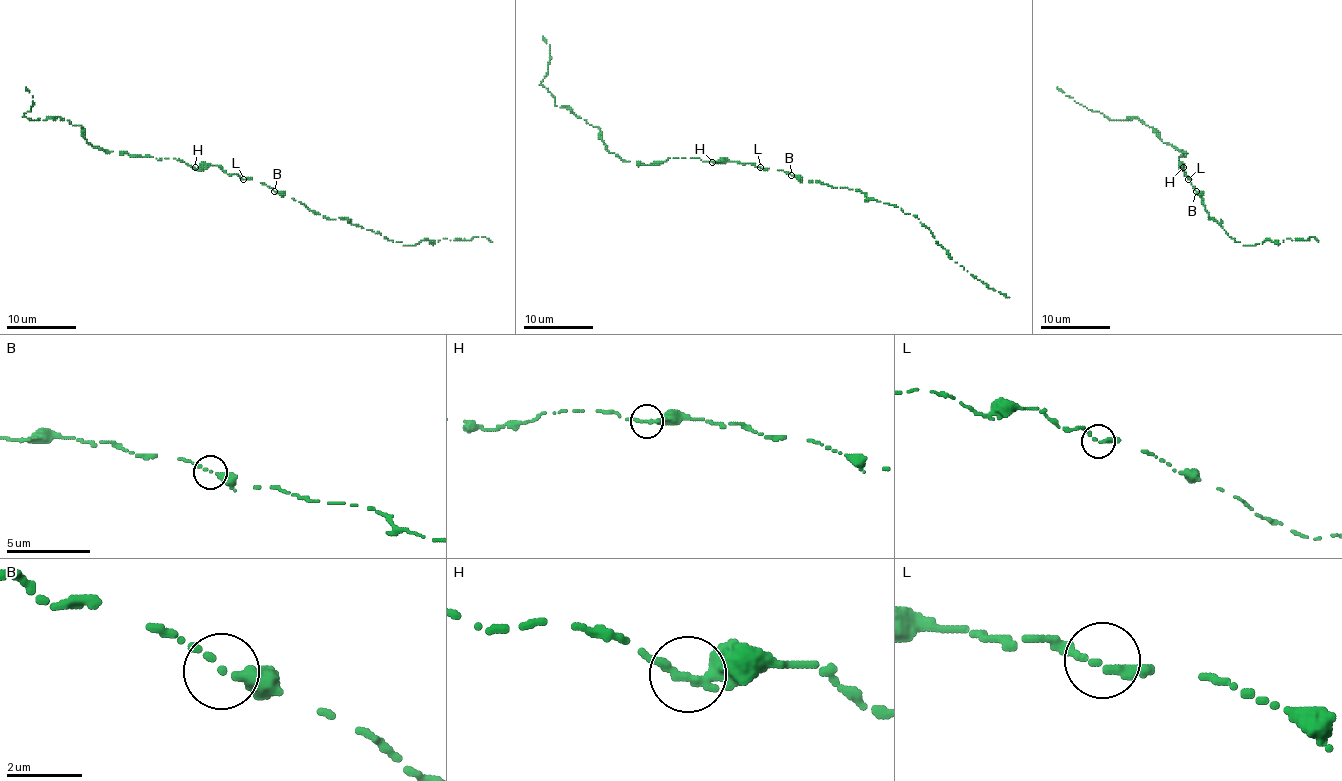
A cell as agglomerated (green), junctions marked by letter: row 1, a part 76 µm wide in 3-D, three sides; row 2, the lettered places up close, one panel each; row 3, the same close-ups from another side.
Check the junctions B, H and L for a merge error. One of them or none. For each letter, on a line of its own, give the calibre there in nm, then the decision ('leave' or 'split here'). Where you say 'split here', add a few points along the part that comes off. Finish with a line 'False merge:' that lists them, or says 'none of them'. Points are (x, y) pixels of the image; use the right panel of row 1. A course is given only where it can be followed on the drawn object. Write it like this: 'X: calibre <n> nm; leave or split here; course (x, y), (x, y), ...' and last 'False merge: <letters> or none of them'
B: calibre 280 nm; leave
H: calibre 360 nm; leave
L: calibre 220 nm; leave
False merge: none of them

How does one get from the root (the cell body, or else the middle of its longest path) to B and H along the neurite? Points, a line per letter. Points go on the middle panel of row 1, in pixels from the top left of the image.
B: (758, 167), (783, 170), (791, 175)
H: (758, 167), (753, 163), (711, 161)

